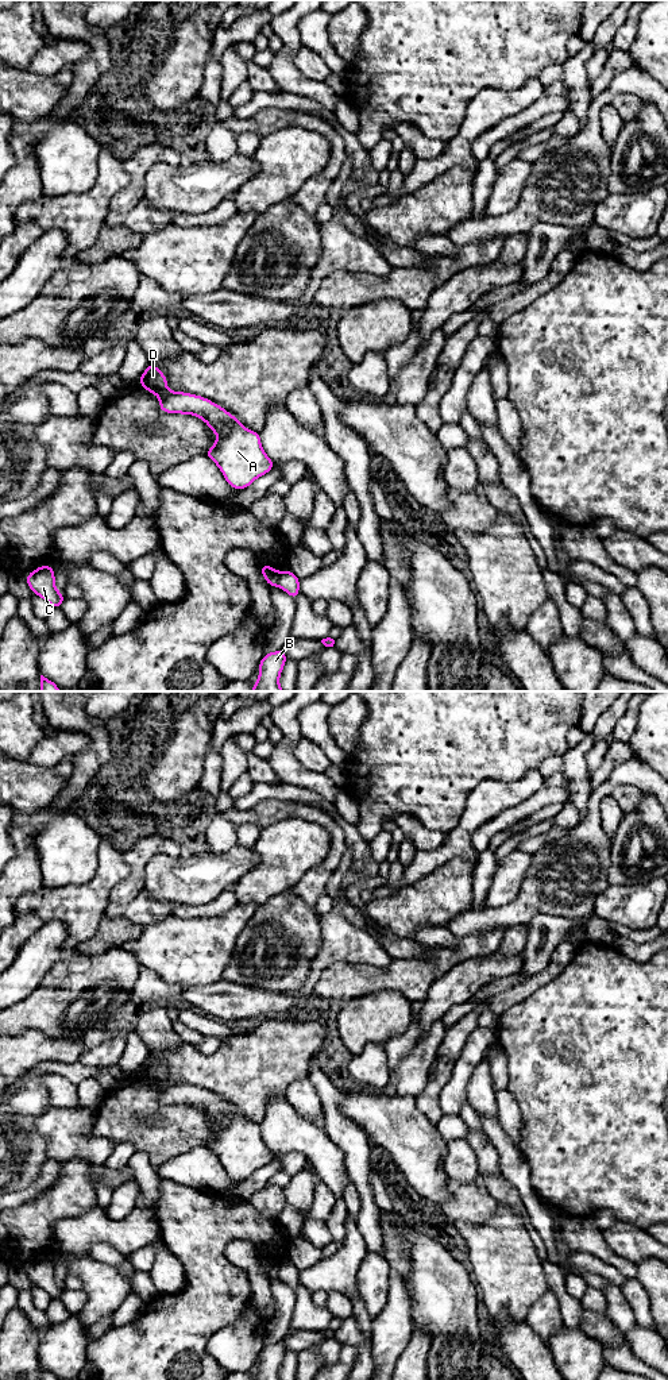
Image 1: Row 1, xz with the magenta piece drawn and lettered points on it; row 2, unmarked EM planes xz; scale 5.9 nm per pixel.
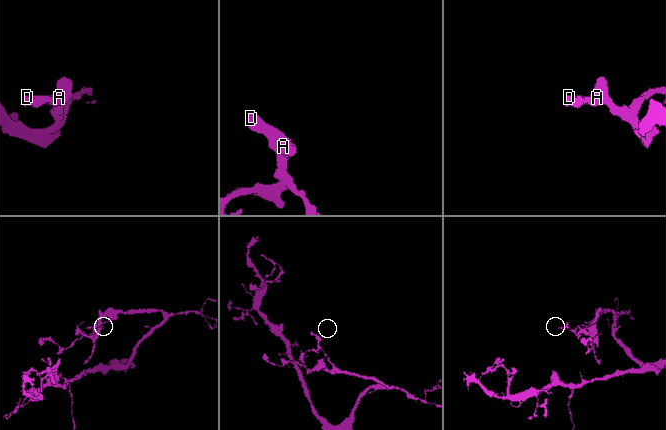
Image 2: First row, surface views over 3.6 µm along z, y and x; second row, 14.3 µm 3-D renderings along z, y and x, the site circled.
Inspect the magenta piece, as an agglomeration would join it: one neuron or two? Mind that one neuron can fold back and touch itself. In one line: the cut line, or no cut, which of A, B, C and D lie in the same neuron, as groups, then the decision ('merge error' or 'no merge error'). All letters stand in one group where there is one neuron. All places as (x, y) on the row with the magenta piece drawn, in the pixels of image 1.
cut xz (278, 573), (278, 582), (275, 585); groups A C D / B; merge error

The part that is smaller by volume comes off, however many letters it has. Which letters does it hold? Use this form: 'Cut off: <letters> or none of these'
Cut off: A, C, D

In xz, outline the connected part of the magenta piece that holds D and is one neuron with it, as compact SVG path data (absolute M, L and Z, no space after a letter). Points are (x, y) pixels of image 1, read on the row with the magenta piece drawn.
M152 363L140 375L139 385L159 397L162 412L193 415L219 435L205 456L217 465L233 489L246 489L274 469L274 462L262 448L259 432L247 429L223 406L201 396L170 392L163 371Z

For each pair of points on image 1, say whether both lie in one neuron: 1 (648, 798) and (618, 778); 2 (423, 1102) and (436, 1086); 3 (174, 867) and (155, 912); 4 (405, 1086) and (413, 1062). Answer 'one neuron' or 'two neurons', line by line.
1: two neurons
2: one neuron
3: two neurons
4: one neuron

